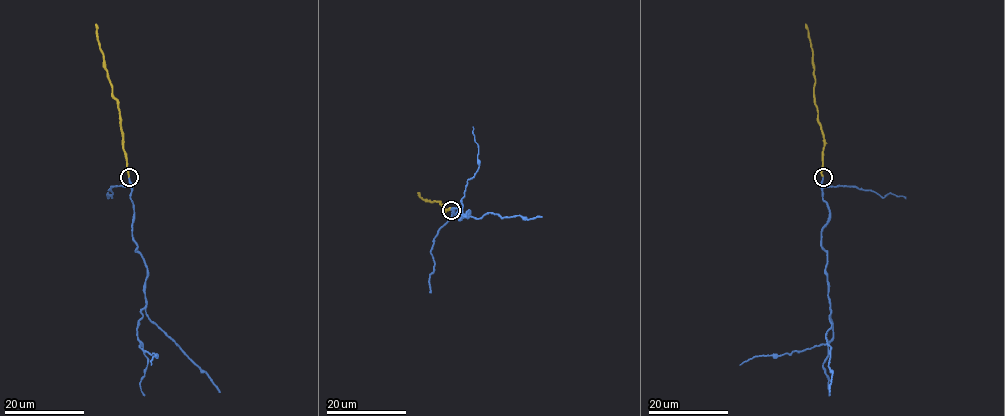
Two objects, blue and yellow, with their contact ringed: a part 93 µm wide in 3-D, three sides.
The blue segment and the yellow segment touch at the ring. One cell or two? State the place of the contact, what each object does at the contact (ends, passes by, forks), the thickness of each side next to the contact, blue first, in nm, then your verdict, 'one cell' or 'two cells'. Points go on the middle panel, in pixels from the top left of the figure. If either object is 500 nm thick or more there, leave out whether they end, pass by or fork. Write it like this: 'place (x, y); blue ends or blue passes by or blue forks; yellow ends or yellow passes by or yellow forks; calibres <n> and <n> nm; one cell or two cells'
place (451, 210); blue ends; yellow ends; calibres 200 and 190 nm; one cell

